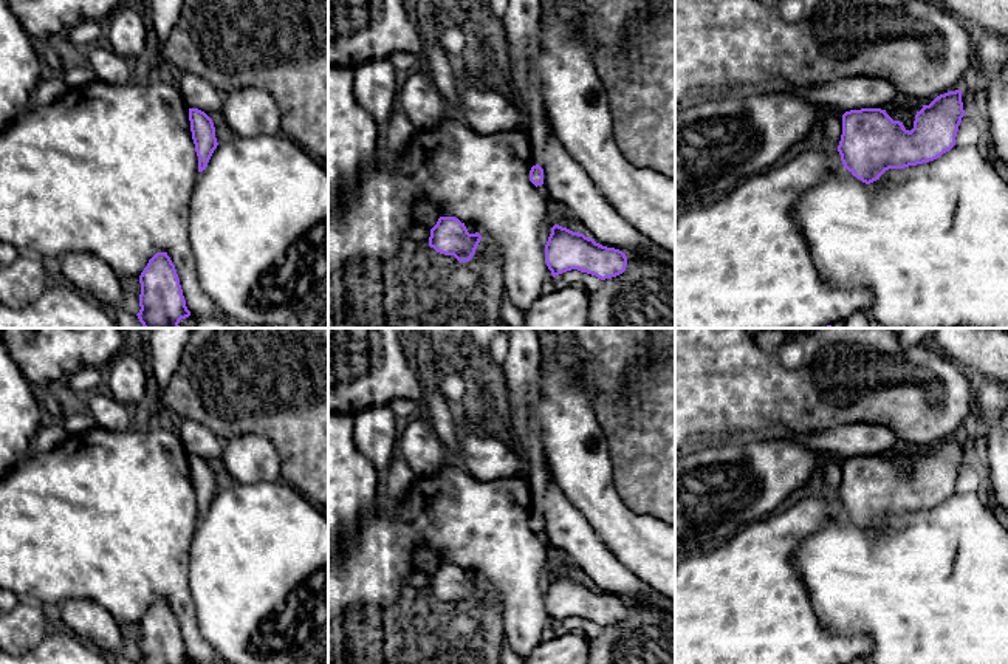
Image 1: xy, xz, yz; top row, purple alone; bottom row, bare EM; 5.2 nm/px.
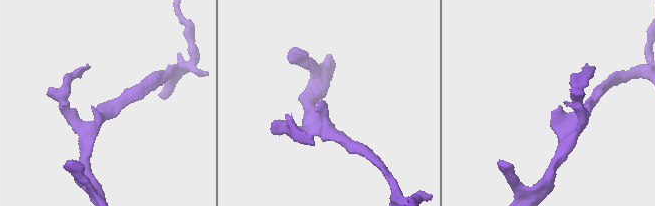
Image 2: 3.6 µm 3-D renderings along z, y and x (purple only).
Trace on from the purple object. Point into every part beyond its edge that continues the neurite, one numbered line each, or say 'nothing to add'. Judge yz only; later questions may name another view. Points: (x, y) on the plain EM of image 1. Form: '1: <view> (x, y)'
nothing to add

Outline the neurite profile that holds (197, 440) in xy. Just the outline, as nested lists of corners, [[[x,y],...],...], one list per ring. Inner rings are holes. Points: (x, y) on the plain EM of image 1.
[[[186,419],[178,436],[187,455],[198,455],[206,461],[221,460],[225,441],[198,421]]]

